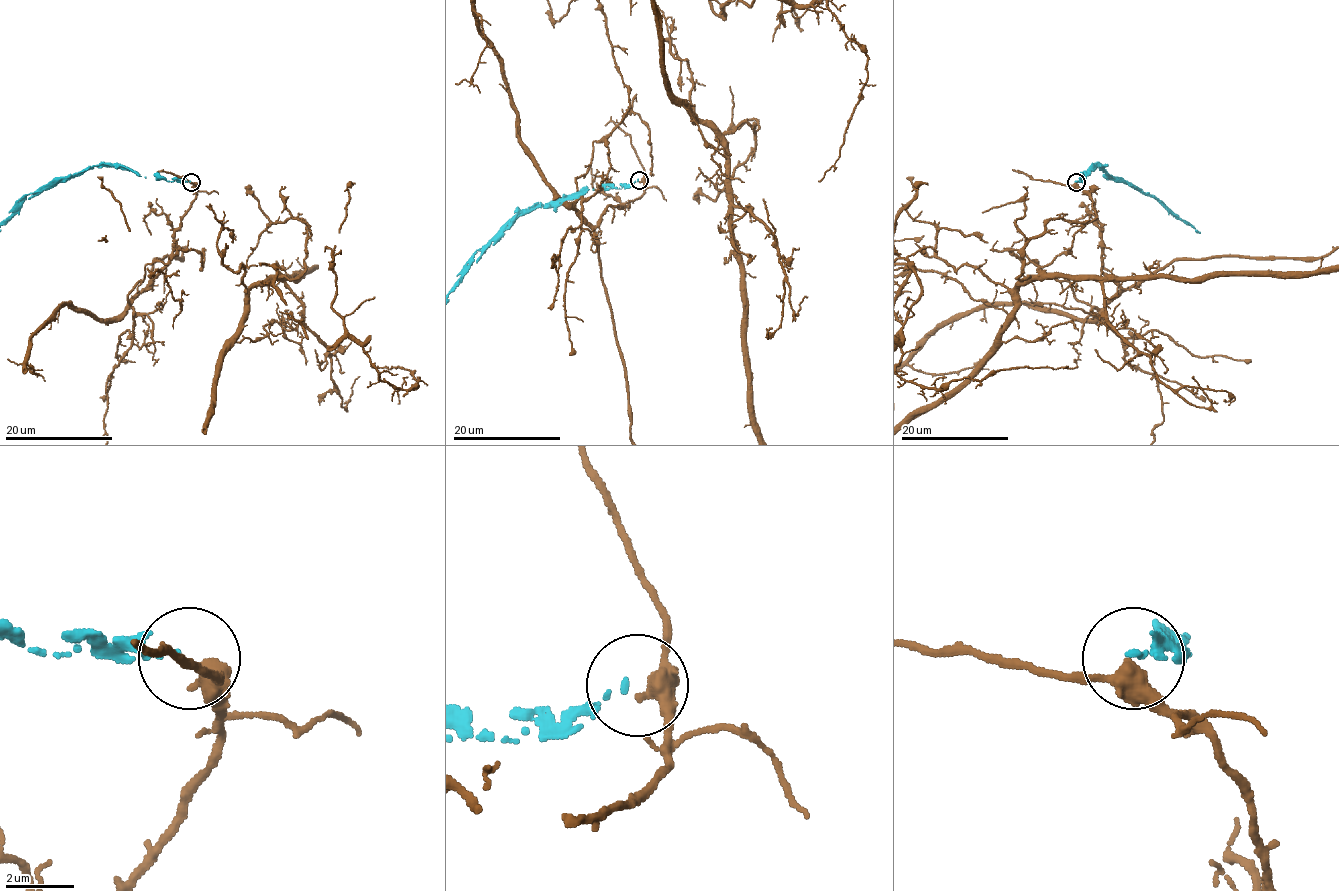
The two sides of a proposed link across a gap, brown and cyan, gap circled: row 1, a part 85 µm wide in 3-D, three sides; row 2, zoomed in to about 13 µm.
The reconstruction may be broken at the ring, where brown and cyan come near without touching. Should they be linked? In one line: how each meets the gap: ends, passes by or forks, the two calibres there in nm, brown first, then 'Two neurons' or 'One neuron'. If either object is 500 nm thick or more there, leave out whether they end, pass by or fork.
At the ring brown forks. At the ring cyan ends. Thickness 360 nm (brown) against 160 nm. Two neurons

